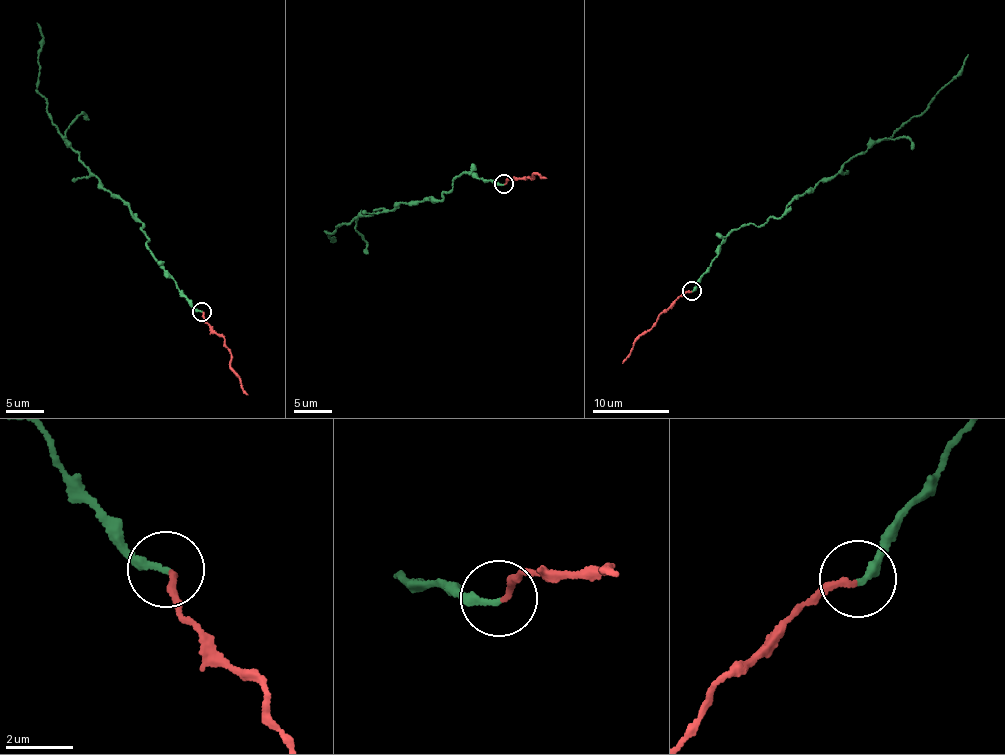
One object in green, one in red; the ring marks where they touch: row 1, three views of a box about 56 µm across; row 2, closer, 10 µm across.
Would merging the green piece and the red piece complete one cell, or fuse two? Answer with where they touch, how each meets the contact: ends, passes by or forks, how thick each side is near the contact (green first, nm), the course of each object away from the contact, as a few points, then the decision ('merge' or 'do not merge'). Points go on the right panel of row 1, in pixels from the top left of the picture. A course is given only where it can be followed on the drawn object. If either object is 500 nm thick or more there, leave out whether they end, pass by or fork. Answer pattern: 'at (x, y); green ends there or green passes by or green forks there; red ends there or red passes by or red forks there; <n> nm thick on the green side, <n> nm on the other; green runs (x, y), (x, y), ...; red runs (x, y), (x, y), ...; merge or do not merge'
at (691, 290); green ends there; red ends there; 200 nm thick on the green side, 170 nm on the other; green runs (692, 291), (719, 246), (734, 230), (781, 215), (794, 199), (889, 137), (928, 106), (961, 69), (967, 55); red runs (691, 292), (664, 310), (655, 324), (634, 342), (623, 364); merge

